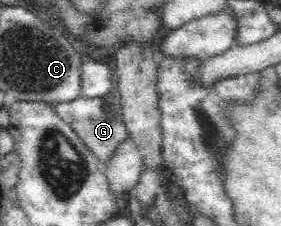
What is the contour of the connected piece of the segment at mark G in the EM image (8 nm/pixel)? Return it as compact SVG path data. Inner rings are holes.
M78 96L71 102L54 103L56 112L64 121L68 122L74 128L79 138L86 144L86 147L98 158L98 161L106 161L114 157L114 151L129 139L128 128L122 120L122 111L112 109L112 103L108 97L100 96L86 98Z

